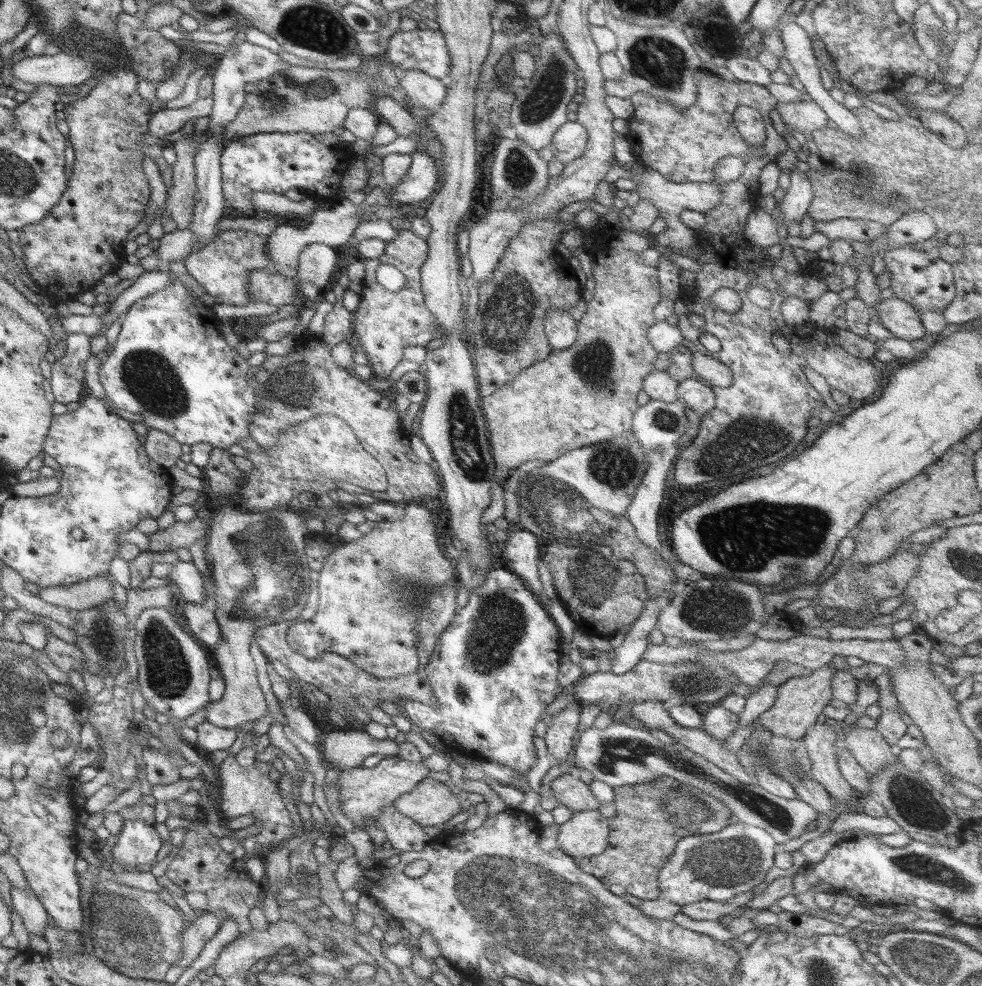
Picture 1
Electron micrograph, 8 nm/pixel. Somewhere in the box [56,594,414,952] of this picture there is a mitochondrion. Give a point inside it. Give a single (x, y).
(169, 673)

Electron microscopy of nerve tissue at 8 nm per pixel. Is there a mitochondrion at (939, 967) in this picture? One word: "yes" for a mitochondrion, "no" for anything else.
yes

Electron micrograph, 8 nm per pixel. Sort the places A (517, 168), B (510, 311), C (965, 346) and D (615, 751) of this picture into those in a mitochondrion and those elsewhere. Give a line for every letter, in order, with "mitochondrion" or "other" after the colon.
A: mitochondrion
B: mitochondrion
C: other
D: mitochondrion

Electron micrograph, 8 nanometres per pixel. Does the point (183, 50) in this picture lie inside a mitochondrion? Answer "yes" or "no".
no

